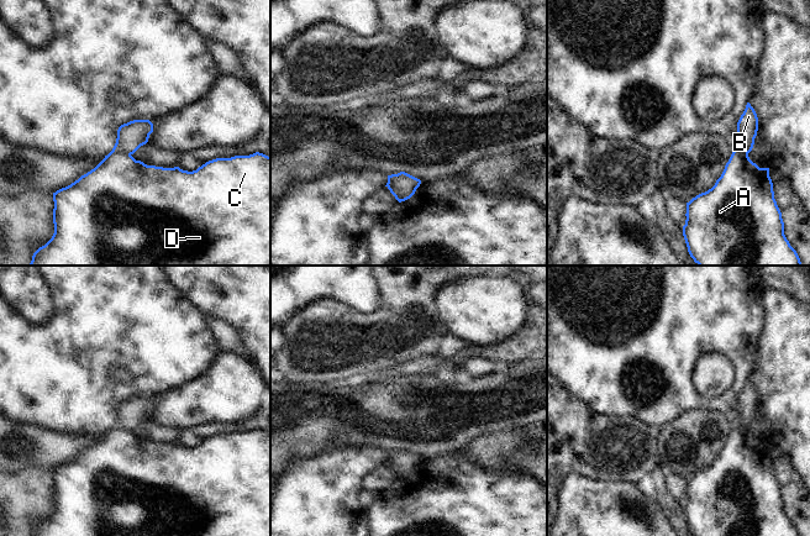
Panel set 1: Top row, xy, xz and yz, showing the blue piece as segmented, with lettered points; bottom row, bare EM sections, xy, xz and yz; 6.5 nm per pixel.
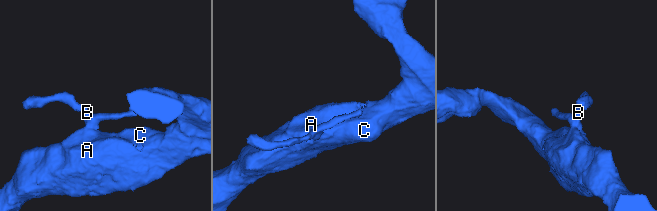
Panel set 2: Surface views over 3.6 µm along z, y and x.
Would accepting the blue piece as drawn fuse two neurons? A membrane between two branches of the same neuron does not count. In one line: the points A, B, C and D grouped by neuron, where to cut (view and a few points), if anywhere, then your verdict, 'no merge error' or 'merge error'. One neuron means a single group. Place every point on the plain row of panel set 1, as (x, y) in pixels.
A C D / B; cut in xy along (112, 426), (130, 432); merge error

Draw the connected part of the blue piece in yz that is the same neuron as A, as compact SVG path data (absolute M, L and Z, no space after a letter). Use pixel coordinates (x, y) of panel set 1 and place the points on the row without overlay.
M732 429L715 462L687 479L685 493L683 513L693 536L800 536L784 511L769 445L759 445L746 430Z

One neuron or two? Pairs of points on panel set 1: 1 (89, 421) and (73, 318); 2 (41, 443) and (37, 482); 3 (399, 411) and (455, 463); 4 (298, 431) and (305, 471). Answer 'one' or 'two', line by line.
1: one
2: two
3: two
4: two

